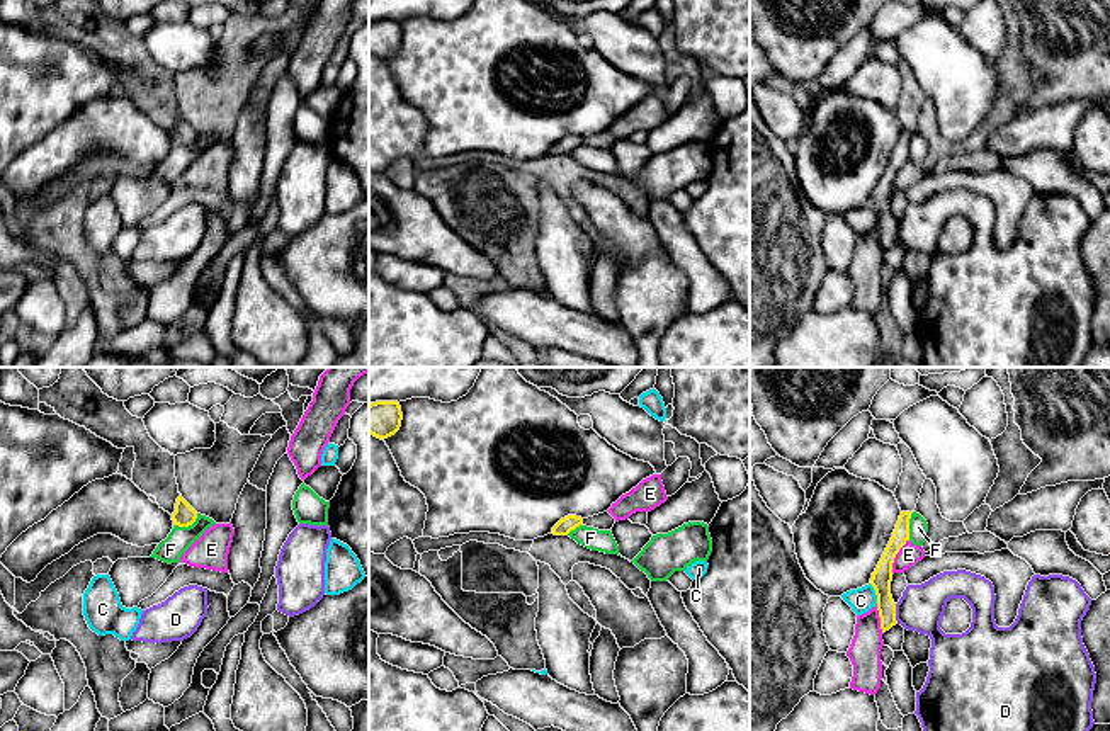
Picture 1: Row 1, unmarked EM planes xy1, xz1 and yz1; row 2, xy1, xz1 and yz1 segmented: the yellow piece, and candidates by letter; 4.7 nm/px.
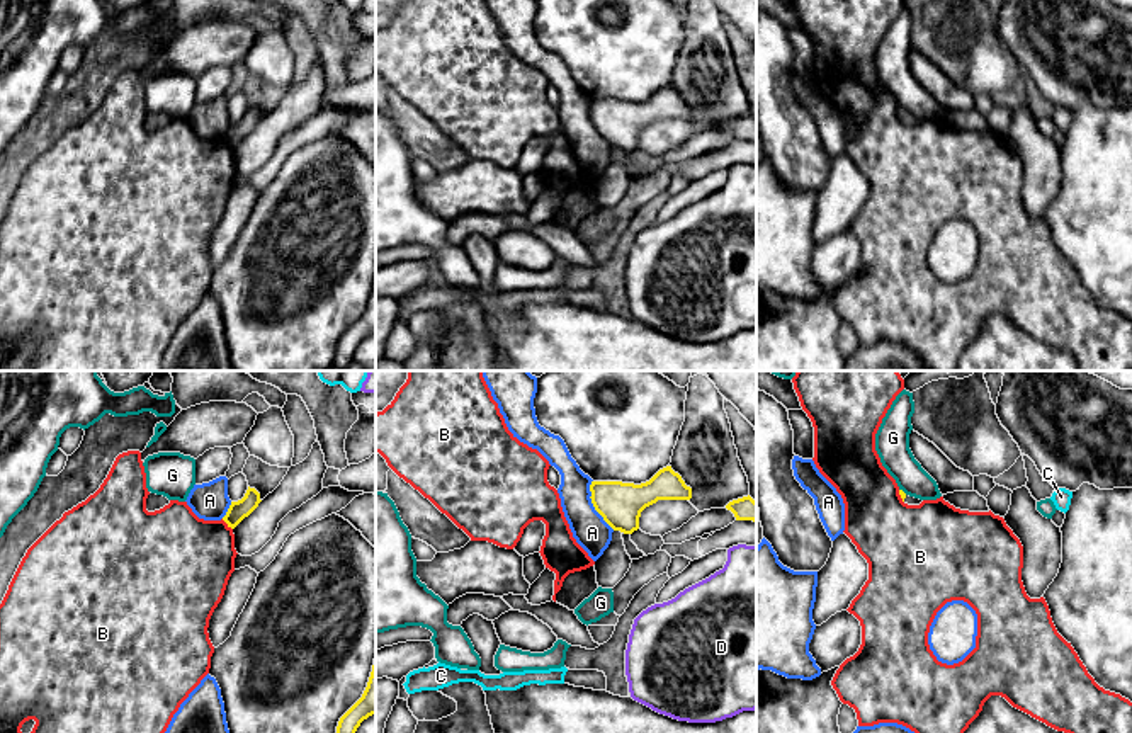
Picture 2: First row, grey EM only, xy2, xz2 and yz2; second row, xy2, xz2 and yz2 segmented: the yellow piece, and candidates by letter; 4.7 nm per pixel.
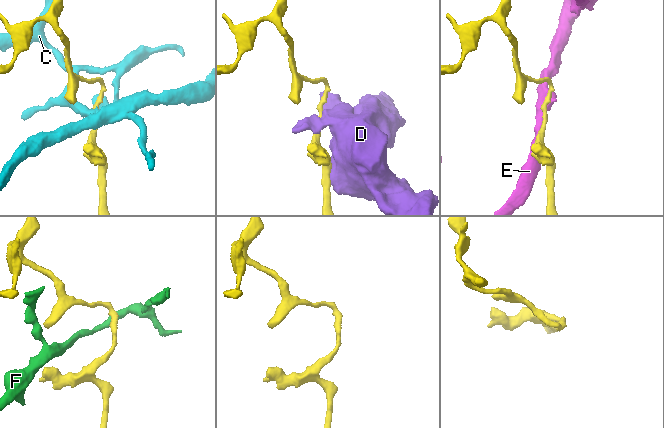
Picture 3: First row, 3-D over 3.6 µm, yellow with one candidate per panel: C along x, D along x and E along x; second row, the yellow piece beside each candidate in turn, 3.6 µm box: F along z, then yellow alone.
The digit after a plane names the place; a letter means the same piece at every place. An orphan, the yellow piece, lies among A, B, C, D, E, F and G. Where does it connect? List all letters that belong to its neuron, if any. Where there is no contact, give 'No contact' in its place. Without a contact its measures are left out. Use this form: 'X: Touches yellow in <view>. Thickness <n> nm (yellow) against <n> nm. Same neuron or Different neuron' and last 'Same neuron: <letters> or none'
A: Touches yellow in xz2. Thickness 200 nm (yellow) against 170 nm. Different neuron
B: Touches yellow in xy2. Thickness 90 nm (yellow) against 420 nm. Different neuron
C: Touches yellow in yz1. Thickness 100 nm (yellow) against 120 nm. Different neuron
D: Touches yellow in yz1. Thickness 100 nm (yellow) against 220 nm. Different neuron
E: Touches yellow in yz1. Thickness 100 nm (yellow) against 100 nm. Different neuron
F: Touches yellow in xy1. Thickness 110 nm (yellow) against 120 nm. Different neuron
G: Touches yellow in yz2. Thickness 30 nm (yellow) against 160 nm. Different neuron
Same neuron: none

